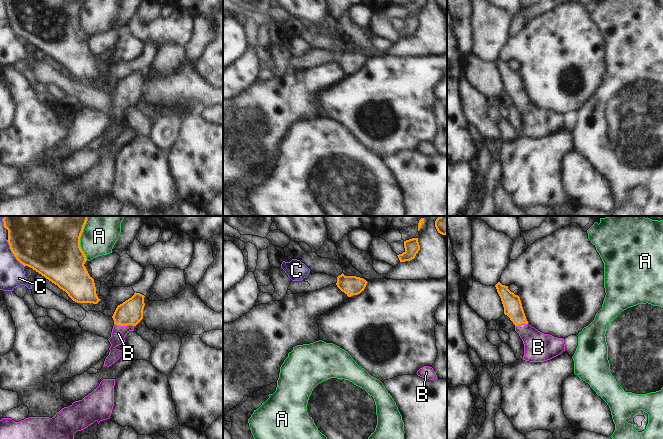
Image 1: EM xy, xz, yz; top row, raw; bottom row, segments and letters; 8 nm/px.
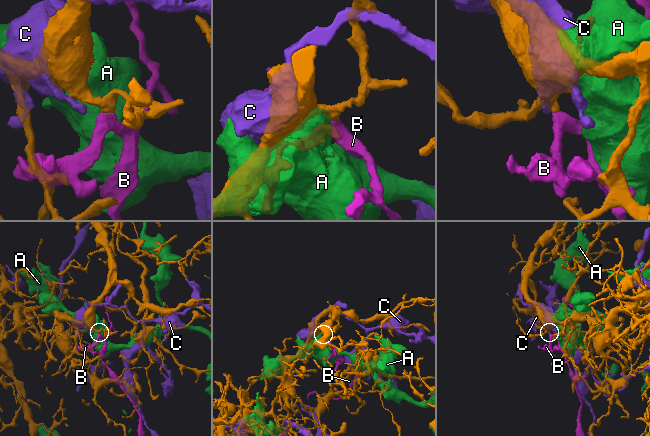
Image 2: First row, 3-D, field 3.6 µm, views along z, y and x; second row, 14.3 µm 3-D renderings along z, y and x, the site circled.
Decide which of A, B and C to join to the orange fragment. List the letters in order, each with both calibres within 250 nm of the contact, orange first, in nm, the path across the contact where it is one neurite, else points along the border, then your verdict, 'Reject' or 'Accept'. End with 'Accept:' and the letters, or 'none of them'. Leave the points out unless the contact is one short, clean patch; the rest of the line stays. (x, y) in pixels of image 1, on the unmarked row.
A: Thickness 440 nm (orange) against 260 nm. Reject
B: Thickness 200 nm (orange) against 110 nm. Path across: xy (130, 88), (125, 93), (124, 101), (118, 109). Accept
C: Thickness 380 nm (orange) against 200 nm. Reject
Accept: B.

